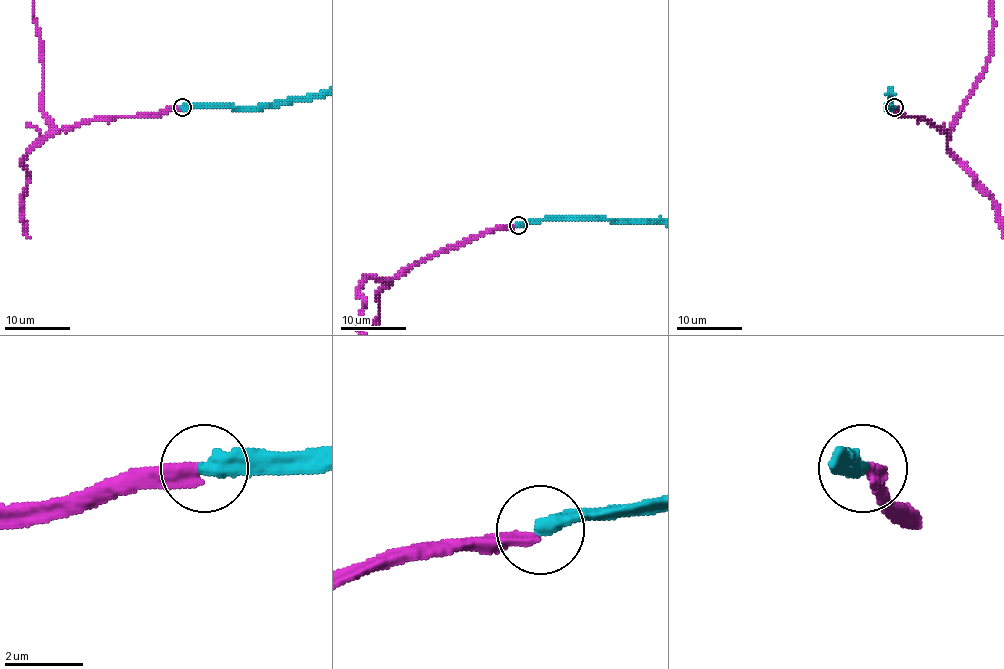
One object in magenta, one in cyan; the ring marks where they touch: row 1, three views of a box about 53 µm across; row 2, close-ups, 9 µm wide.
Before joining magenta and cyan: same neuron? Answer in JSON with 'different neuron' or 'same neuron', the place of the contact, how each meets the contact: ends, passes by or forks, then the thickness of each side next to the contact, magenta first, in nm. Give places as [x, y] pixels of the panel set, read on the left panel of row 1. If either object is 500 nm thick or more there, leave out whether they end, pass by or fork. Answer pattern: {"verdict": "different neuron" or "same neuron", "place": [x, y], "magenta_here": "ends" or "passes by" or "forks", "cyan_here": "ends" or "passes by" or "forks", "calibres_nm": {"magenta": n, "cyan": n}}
{"verdict": "different neuron", "place": [182, 107], "magenta_here": "ends", "cyan_here": "ends", "calibres_nm": {"magenta": 360, "cyan": 440}}

